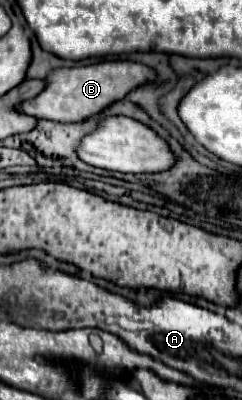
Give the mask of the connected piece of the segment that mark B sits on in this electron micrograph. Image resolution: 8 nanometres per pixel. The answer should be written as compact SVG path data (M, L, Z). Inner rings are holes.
M102 61L86 67L64 67L52 69L46 77L46 87L36 97L22 101L16 105L18 113L32 115L36 119L50 119L50 121L82 121L90 115L102 111L110 103L122 99L132 87L138 87L146 81L152 81L156 73L140 63L132 61ZM134 73L134 81L132 81Z

